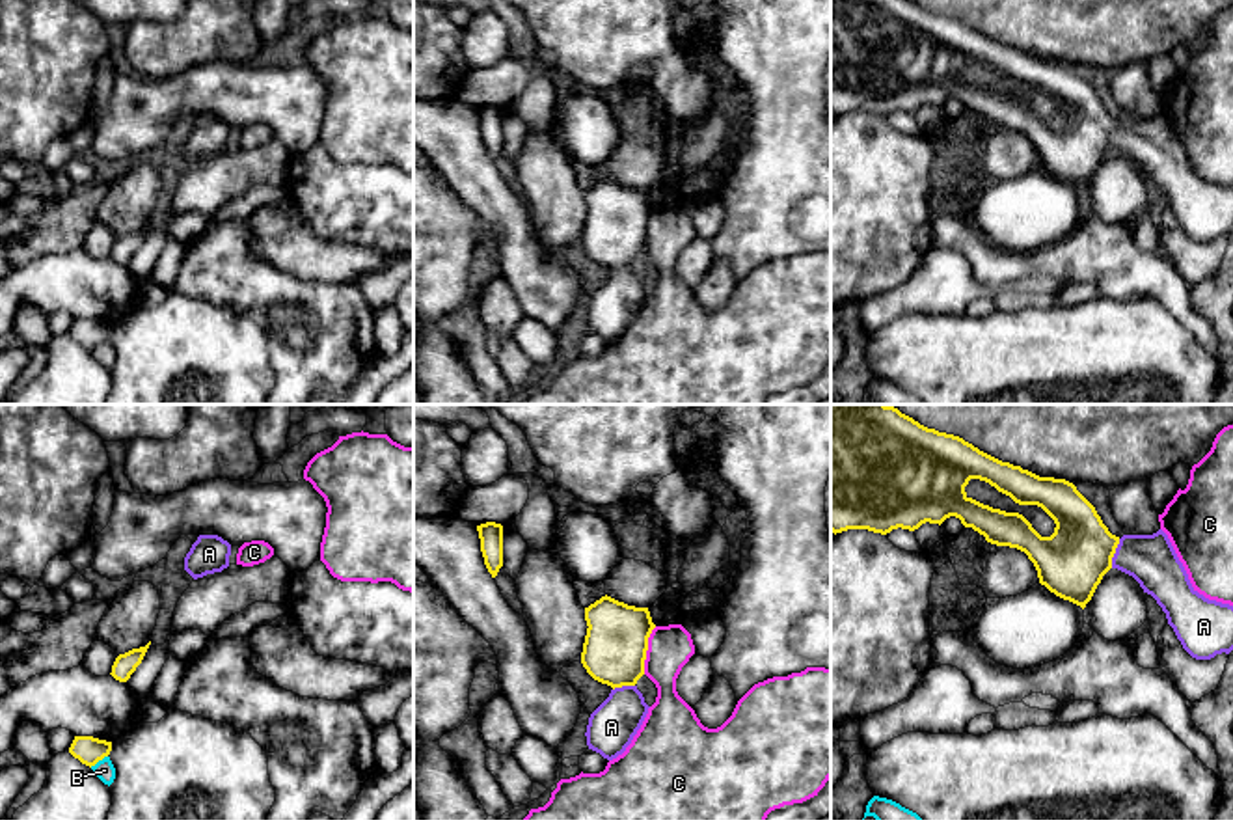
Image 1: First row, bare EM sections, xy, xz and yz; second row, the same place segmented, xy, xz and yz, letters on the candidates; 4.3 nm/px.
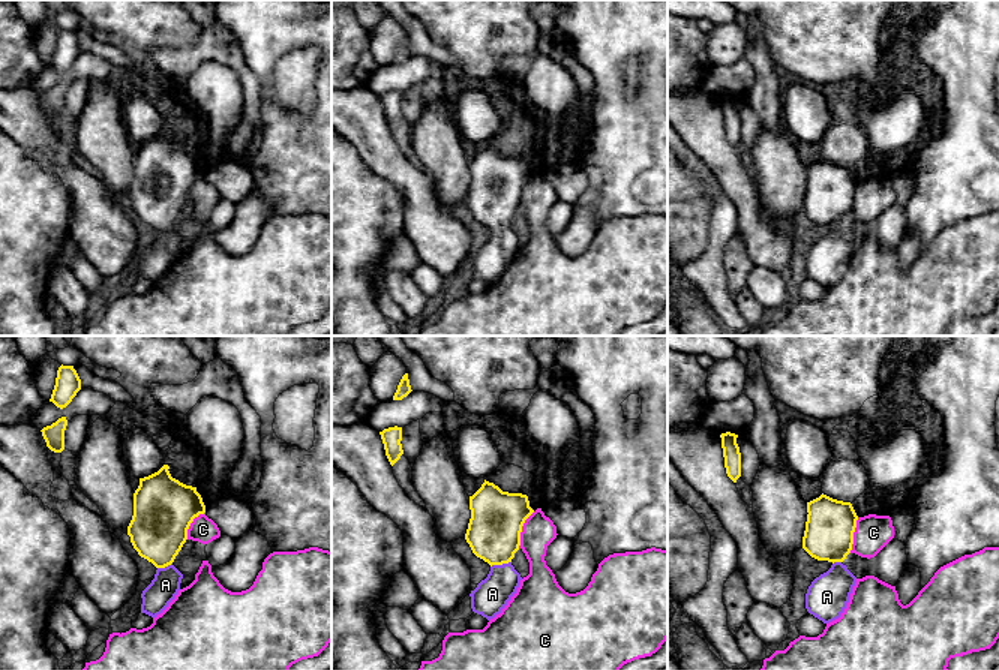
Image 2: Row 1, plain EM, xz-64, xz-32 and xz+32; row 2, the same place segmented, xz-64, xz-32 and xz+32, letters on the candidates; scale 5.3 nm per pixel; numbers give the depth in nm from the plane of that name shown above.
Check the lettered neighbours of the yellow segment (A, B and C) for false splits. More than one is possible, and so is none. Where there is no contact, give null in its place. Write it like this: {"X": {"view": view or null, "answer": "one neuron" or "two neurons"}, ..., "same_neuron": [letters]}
{"A": {"view": "yz", "answer": "one neuron"}, "B": {"view": "xy", "answer": "two neurons"}, "C": {"view": "xz", "answer": "two neurons"}, "same_neuron": ["A"]}

